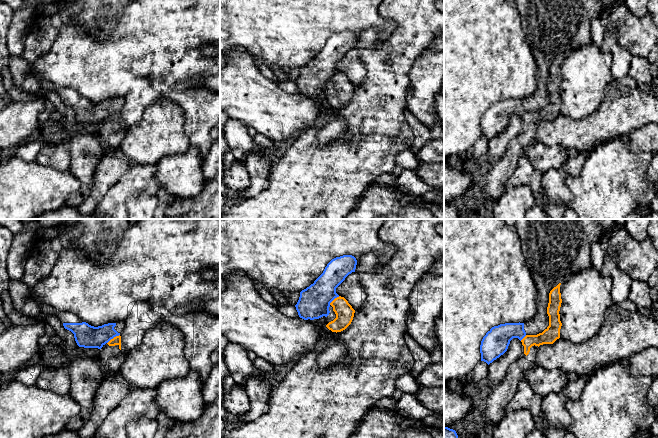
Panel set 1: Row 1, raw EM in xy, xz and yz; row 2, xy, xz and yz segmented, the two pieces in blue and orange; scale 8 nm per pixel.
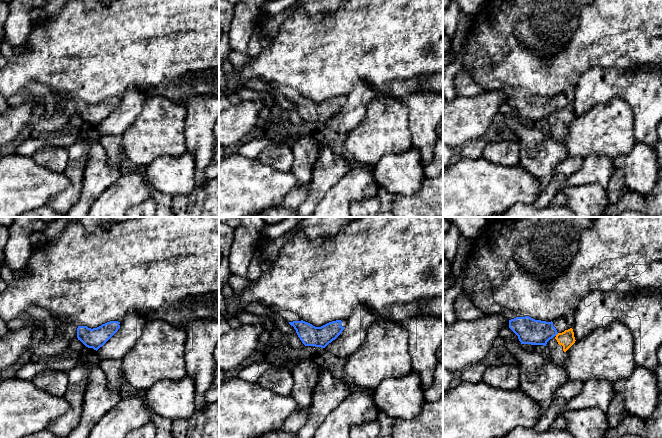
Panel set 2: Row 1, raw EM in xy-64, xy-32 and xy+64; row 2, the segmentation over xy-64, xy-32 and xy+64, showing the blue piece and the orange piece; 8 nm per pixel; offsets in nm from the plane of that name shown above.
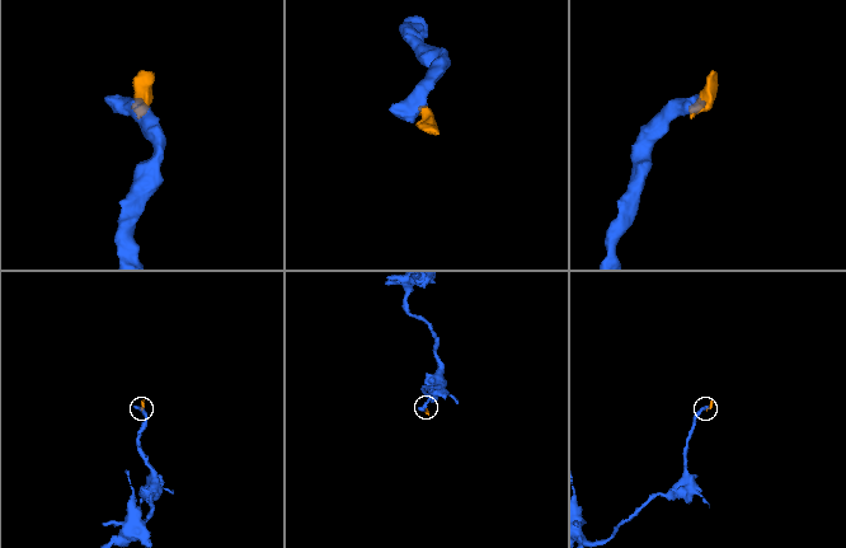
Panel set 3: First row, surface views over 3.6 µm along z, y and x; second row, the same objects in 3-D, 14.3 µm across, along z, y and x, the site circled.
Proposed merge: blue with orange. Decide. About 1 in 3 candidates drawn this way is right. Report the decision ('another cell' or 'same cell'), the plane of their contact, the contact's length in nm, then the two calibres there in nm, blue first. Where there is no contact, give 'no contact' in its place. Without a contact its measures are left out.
another cell; meets blue in xy; contact 130 nm long; 190 nm thick on the blue side, 70 nm on the other

